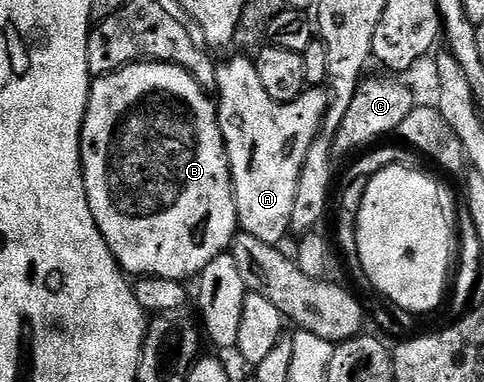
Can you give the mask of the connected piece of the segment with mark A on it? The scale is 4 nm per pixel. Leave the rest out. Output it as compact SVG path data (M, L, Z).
M232 57L216 66L216 88L220 93L216 101L216 114L228 152L228 166L232 172L232 194L236 200L236 220L243 232L262 239L262 243L279 246L284 236L289 236L294 211L294 195L298 195L298 179L304 166L310 143L314 143L320 125L328 110L329 94L320 87L305 88L304 94L293 101L275 101L266 95L262 79L258 79L258 67L249 57Z

